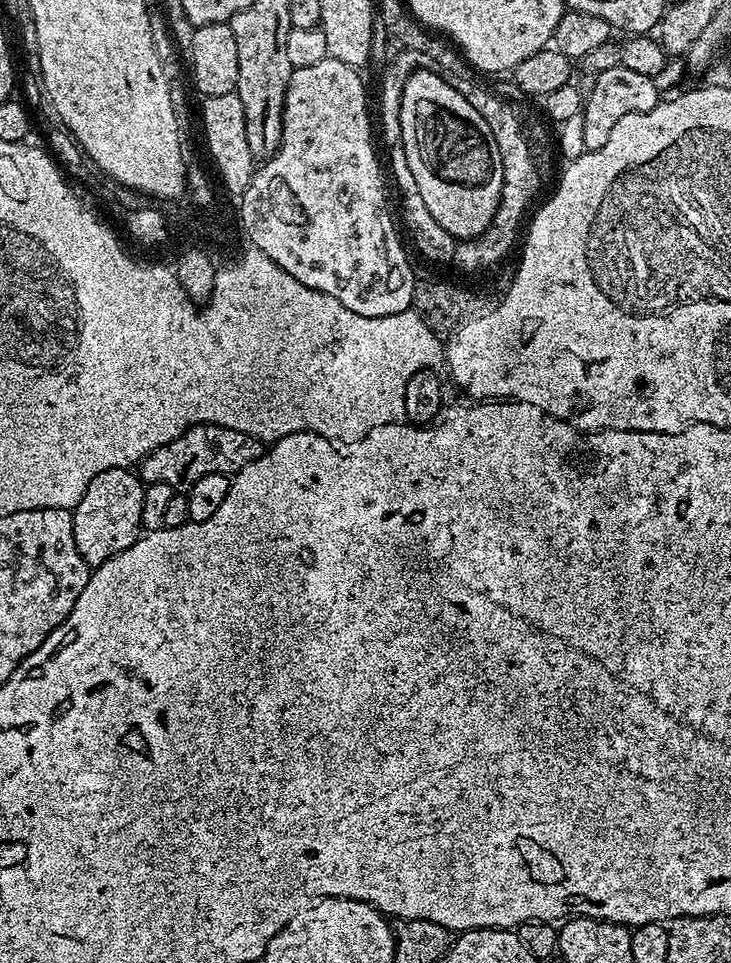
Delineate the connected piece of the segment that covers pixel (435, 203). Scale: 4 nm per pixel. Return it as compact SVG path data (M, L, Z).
M416 70L409 77L405 90L402 92L401 128L402 142L405 144L406 150L406 162L410 166L411 173L414 174L415 181L418 182L418 194L422 194L422 202L426 202L426 206L430 209L430 214L434 214L434 219L441 224L442 230L446 230L451 236L455 236L457 241L475 240L477 236L482 235L490 226L490 222L500 205L500 195L504 185L502 154L498 154L498 142L494 142L490 126L486 124L482 114L470 106L470 103L466 102L466 98L458 93L457 90L454 90L454 87L450 86L449 82L444 81L438 73L431 70Z

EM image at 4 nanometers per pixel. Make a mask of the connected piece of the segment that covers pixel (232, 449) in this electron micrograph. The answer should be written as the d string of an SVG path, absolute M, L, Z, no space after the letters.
M195 424L192 428L174 438L166 446L158 446L145 456L138 465L138 475L145 485L154 482L166 482L173 490L187 490L206 474L222 474L233 477L242 471L250 462L254 462L266 450L265 445L255 436L223 428L217 424Z

